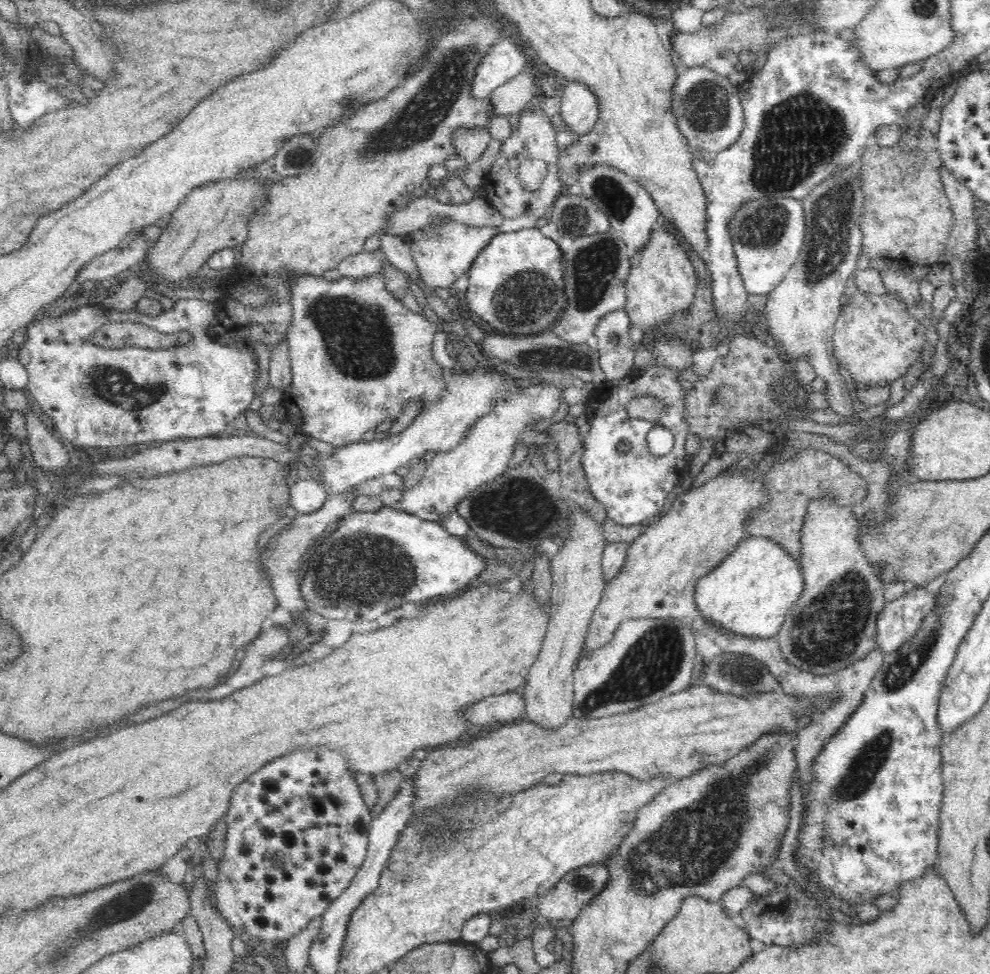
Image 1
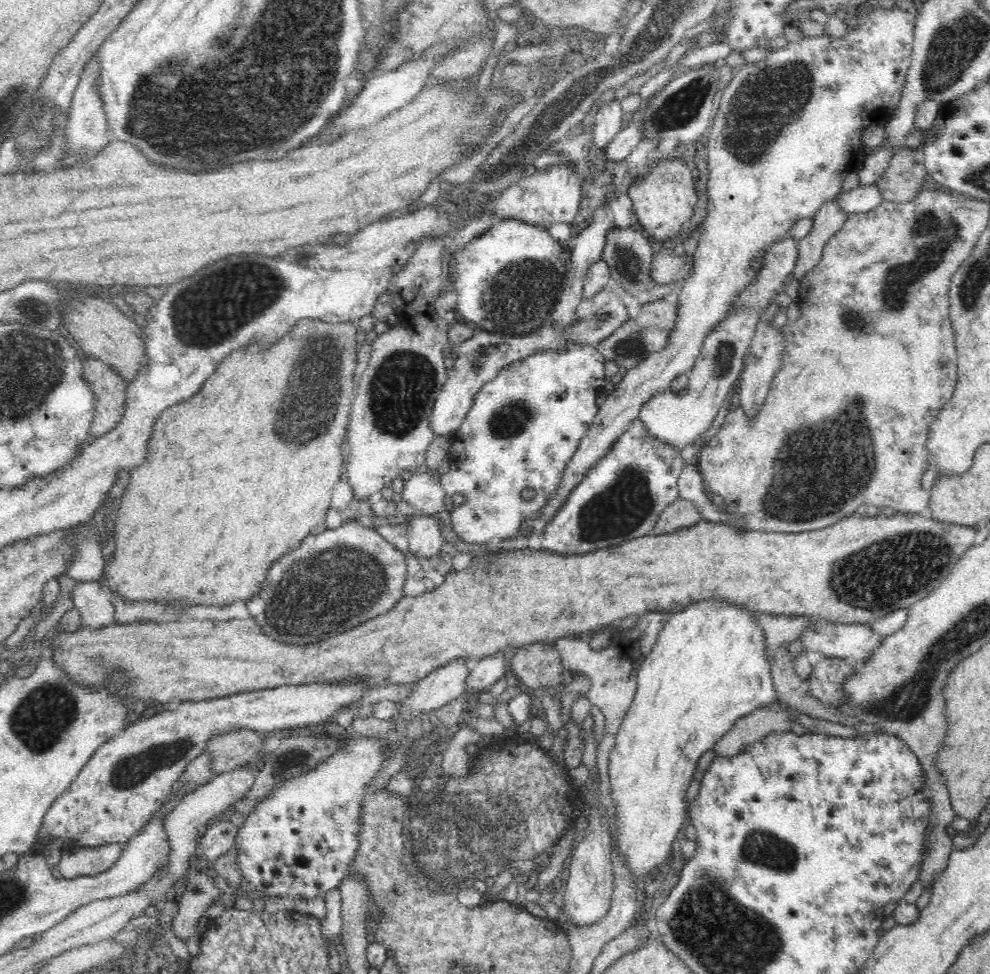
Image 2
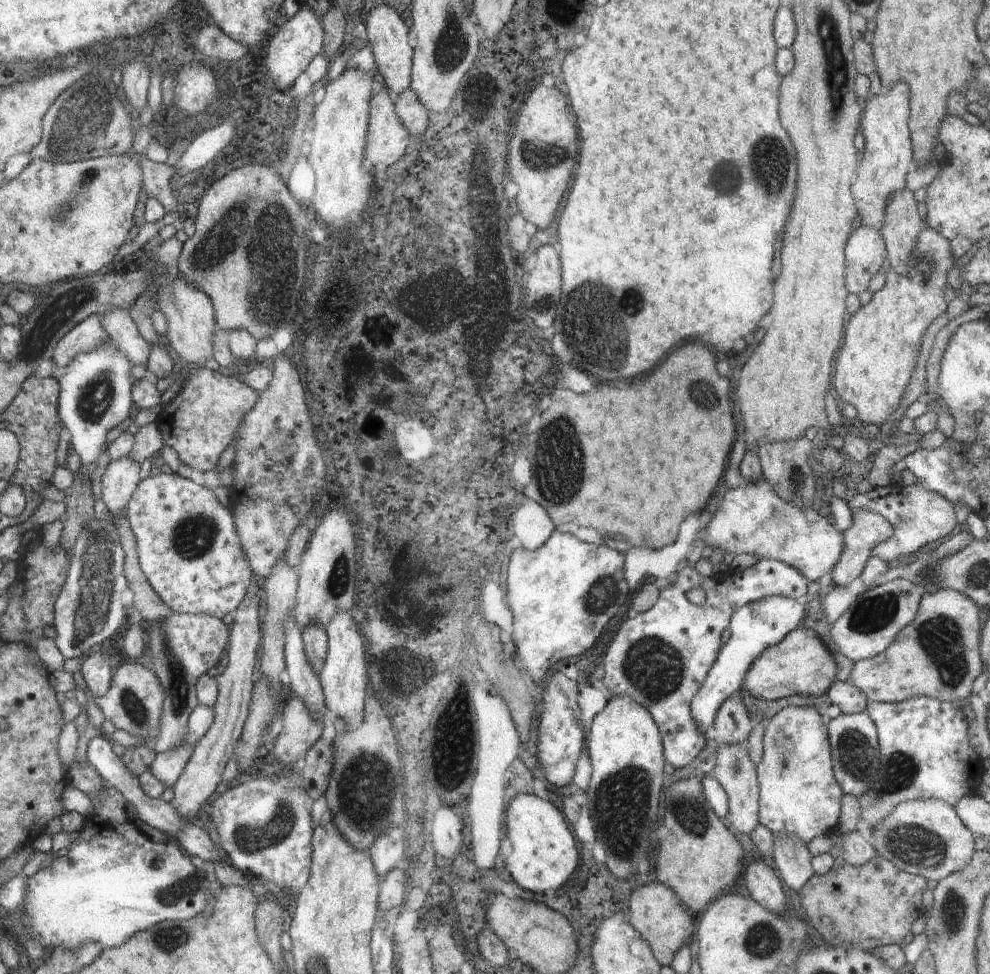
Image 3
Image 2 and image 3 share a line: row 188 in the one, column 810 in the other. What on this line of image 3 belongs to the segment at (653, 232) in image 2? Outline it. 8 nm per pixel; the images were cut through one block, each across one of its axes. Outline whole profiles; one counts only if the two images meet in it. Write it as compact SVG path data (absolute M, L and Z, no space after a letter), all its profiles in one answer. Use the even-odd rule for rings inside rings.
M797 628L789 632L784 640L771 646L751 662L744 677L743 689L748 690L756 699L777 701L794 695L820 696L827 692L838 674L838 665L832 653L815 631Z

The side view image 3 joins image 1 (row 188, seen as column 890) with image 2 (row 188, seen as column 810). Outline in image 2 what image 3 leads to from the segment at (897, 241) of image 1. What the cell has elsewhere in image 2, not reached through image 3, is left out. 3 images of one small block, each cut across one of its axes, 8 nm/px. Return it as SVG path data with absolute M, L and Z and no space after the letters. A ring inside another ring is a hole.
M904 146L894 151L888 168L882 173L876 185L885 202L906 203L911 202L916 198L916 194L924 190L926 176L928 173L925 169L923 149L910 149Z

